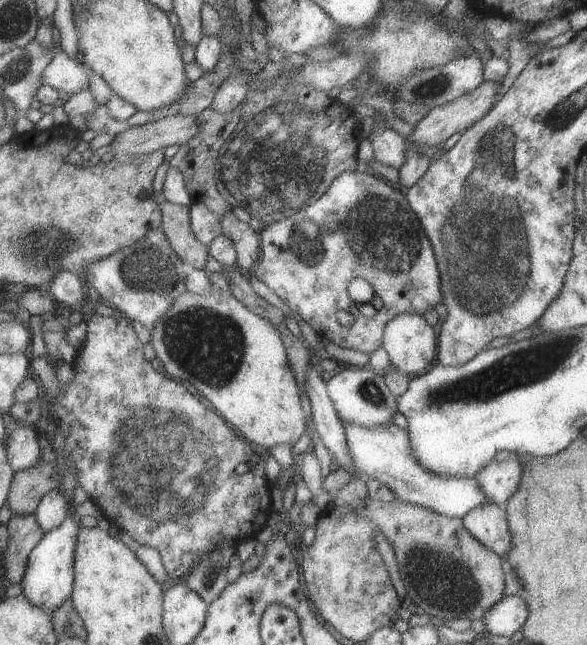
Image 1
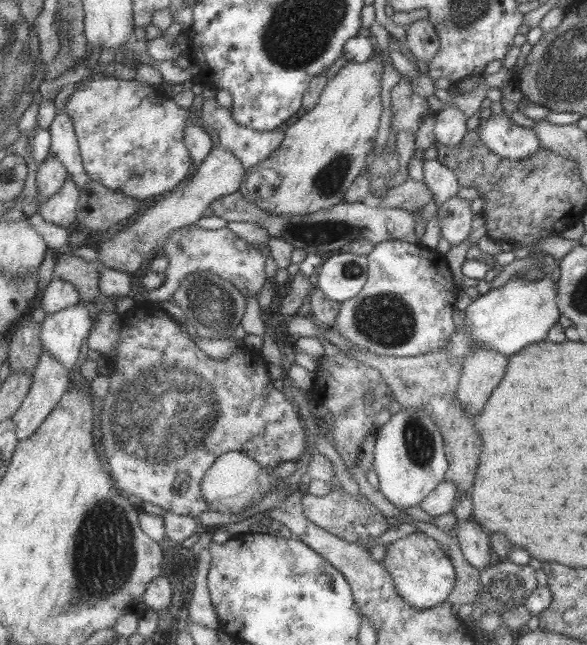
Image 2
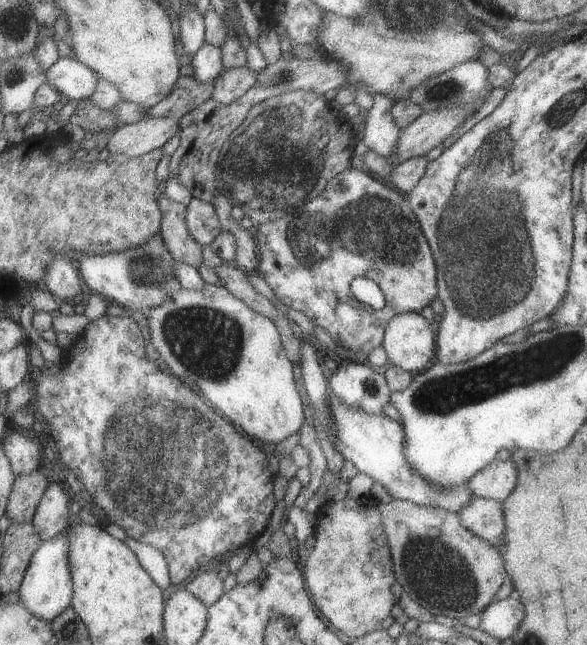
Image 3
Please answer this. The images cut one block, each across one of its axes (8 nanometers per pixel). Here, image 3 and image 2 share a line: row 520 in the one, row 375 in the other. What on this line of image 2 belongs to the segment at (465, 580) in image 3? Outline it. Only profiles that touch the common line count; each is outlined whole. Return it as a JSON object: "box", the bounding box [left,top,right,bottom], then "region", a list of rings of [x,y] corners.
{"box":[347,348,482,506],"region":[[[353,348],[348,349],[347,353],[358,362],[379,370],[381,378],[392,392],[393,399],[397,400],[402,407],[423,408],[428,416],[432,417],[444,437],[445,453],[449,462],[445,480],[455,482],[459,488],[456,506],[461,496],[474,484],[474,474],[482,450],[482,438],[476,430],[476,420],[472,414],[468,414],[456,396],[463,363],[451,361],[449,350],[446,348],[411,357],[386,356],[374,354],[366,349],[353,350]]]}

